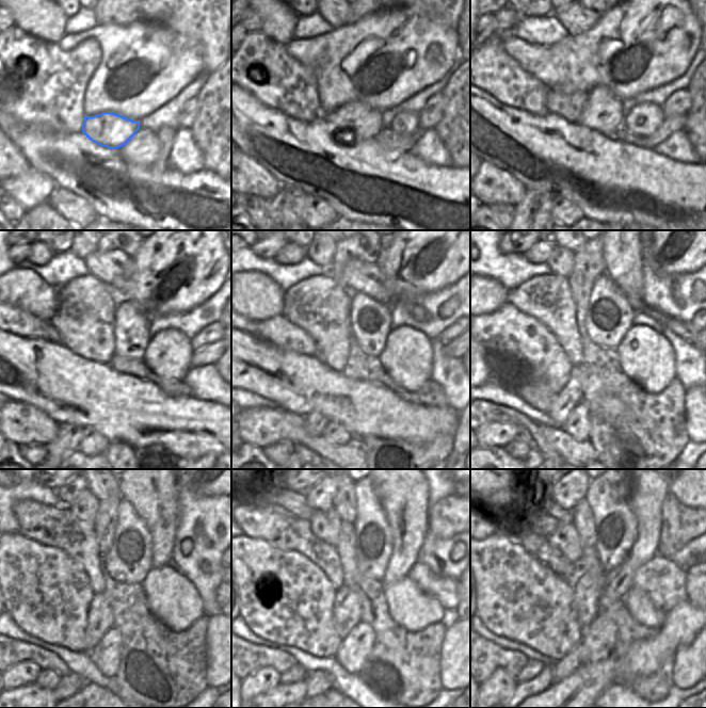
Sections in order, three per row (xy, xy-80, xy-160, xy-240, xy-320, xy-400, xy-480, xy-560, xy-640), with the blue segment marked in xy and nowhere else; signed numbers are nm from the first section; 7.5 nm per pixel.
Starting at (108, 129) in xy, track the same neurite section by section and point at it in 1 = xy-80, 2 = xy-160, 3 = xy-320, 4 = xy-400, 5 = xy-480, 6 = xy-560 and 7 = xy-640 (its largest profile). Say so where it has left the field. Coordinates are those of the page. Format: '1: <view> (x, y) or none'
1: xy-80 (364, 122)
2: xy-160 (603, 111)
3: xy-320 (370, 320)
4: xy-400 (609, 317)
5: xy-480 (130, 560)
6: xy-560 (373, 542)
7: xy-640 (608, 495)

